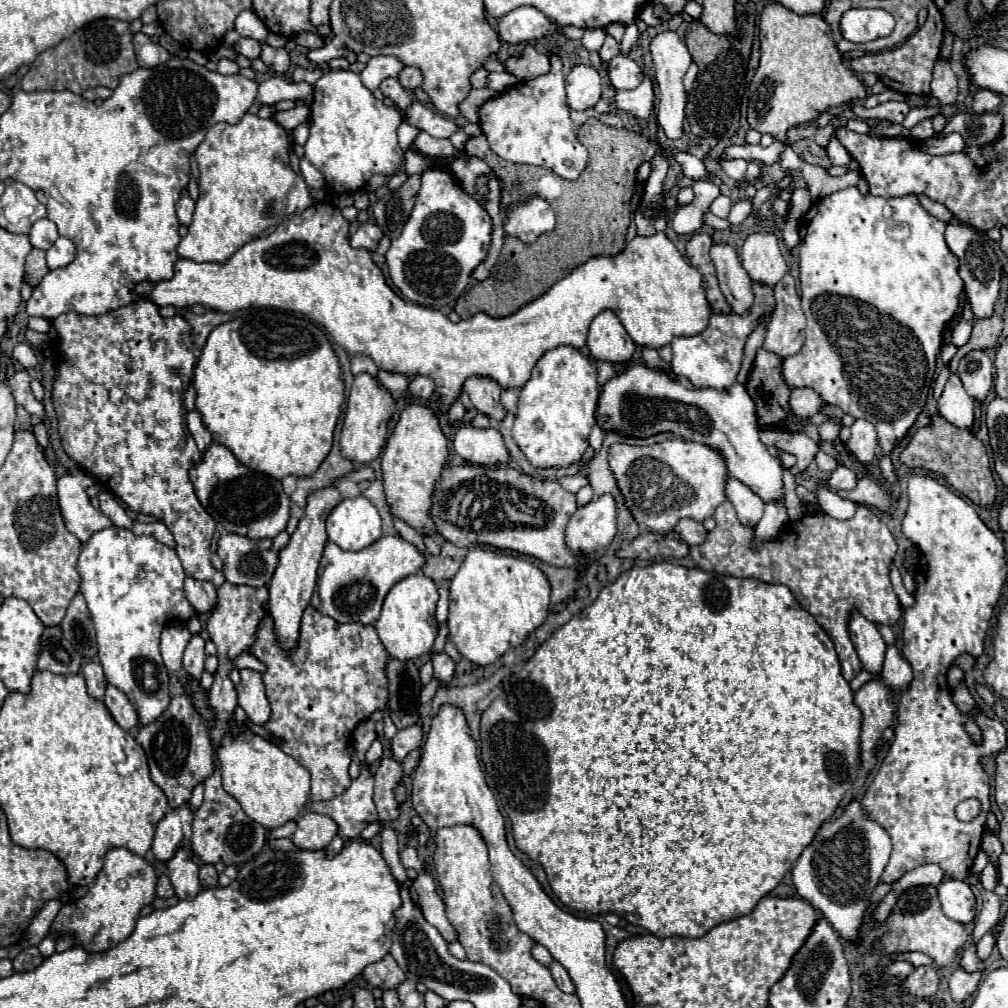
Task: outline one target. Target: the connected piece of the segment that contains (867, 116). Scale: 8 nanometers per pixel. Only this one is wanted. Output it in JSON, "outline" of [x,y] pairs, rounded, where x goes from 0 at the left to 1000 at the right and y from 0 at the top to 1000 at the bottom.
{"outline":[[[881,99],[877,103],[871,103],[869,107],[863,107],[859,109],[857,105],[851,105],[847,103],[845,105],[847,113],[855,119],[881,119],[881,121],[895,121],[897,115],[901,113],[901,103],[899,101],[887,101],[887,99]]]}

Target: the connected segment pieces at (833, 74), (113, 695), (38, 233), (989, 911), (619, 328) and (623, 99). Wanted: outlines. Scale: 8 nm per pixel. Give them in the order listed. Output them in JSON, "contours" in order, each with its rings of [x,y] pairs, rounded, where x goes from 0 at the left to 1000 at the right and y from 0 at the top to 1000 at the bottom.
{"contours":[[[[762,4],[754,18],[754,54],[754,65],[744,83],[742,123],[778,143],[782,127],[808,121],[823,105],[859,97],[859,85],[837,63],[823,36],[823,26],[812,14],[794,16],[776,4]]],[[[111,679],[105,681],[105,690],[103,690],[103,698],[107,702],[107,706],[111,708],[111,712],[123,722],[123,724],[131,724],[137,718],[137,710],[133,700],[129,698],[129,694],[125,694],[125,688],[119,687],[117,683],[113,683]]],[[[42,216],[38,218],[32,228],[30,228],[30,240],[34,246],[40,246],[40,248],[48,248],[56,238],[58,238],[58,226],[54,220],[50,220],[48,216]]],[[[980,883],[974,885],[974,903],[970,907],[968,921],[966,921],[966,927],[964,927],[966,935],[970,935],[992,913],[992,897],[994,897],[994,893],[996,891],[990,889],[988,885],[980,885]]],[[[601,308],[589,315],[583,331],[585,353],[605,361],[621,361],[625,359],[631,343],[611,312]]],[[[643,73],[639,75],[637,83],[629,89],[611,89],[609,85],[607,85],[607,89],[609,89],[609,103],[611,103],[613,109],[619,109],[619,111],[627,113],[633,119],[643,119],[647,115],[647,109],[649,109],[649,81]]]]}

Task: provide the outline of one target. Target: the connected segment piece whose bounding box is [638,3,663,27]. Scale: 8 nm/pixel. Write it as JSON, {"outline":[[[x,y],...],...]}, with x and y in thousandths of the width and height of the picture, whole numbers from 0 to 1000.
{"outline":[[[643,3],[633,13],[633,18],[639,21],[644,27],[650,27],[657,24],[657,20],[649,16],[647,4]]]}

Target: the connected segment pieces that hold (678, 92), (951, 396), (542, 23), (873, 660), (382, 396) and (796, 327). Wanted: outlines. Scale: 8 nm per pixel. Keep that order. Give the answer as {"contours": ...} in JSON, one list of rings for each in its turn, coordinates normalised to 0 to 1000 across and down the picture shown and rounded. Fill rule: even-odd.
{"contours":[[[[661,30],[655,32],[653,36],[649,36],[649,40],[645,42],[645,54],[649,60],[649,67],[651,67],[651,81],[655,87],[655,103],[653,103],[653,123],[659,127],[663,137],[675,137],[677,135],[677,121],[679,121],[679,105],[681,105],[681,89],[677,85],[677,77],[681,73],[681,69],[687,63],[687,56],[681,48],[681,44],[673,38],[671,32]]],[[[944,371],[937,383],[937,389],[931,397],[931,409],[950,425],[964,425],[966,421],[966,397],[958,391],[948,371]]],[[[526,6],[512,8],[494,20],[494,34],[500,42],[506,42],[506,44],[530,42],[554,32],[565,40],[575,40],[579,34],[577,28],[556,26],[556,24],[550,24],[548,20],[542,20],[540,12],[534,12],[534,8],[526,8]]],[[[845,607],[843,633],[849,641],[849,647],[855,655],[857,665],[871,671],[875,667],[875,659],[877,659],[879,637],[875,635],[869,619],[861,617],[853,607]]],[[[355,371],[351,375],[345,399],[343,399],[343,409],[341,409],[341,423],[337,429],[337,446],[339,452],[355,458],[355,460],[365,460],[371,454],[379,450],[379,444],[383,442],[385,435],[385,415],[391,411],[393,401],[385,387],[367,371]]],[[[780,272],[770,282],[770,308],[760,323],[758,347],[768,349],[776,357],[794,349],[800,337],[798,325],[800,325],[800,315],[794,306],[790,280],[784,272]]]]}

